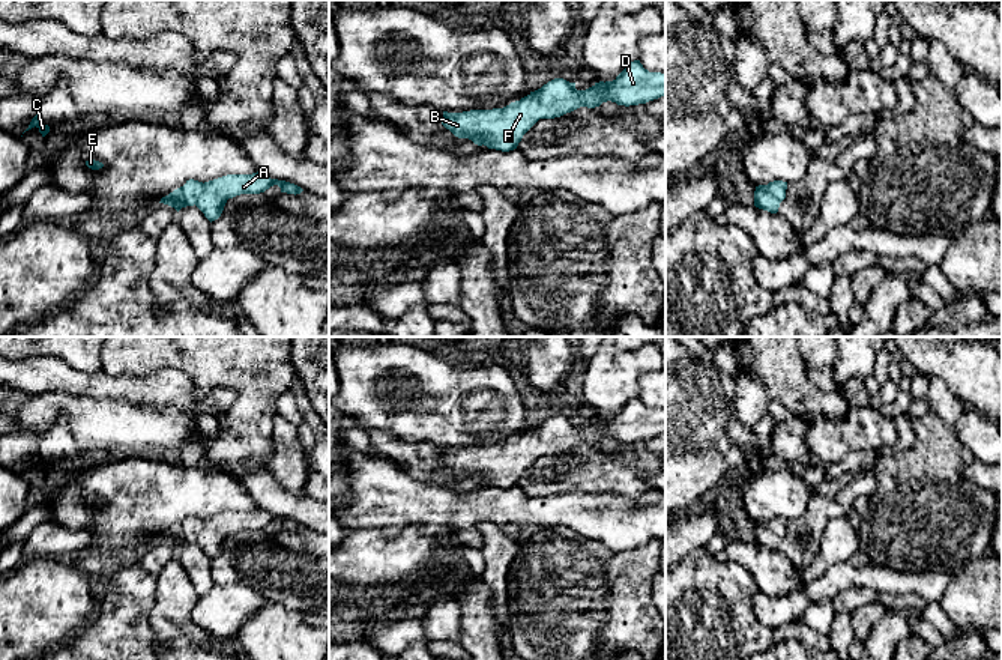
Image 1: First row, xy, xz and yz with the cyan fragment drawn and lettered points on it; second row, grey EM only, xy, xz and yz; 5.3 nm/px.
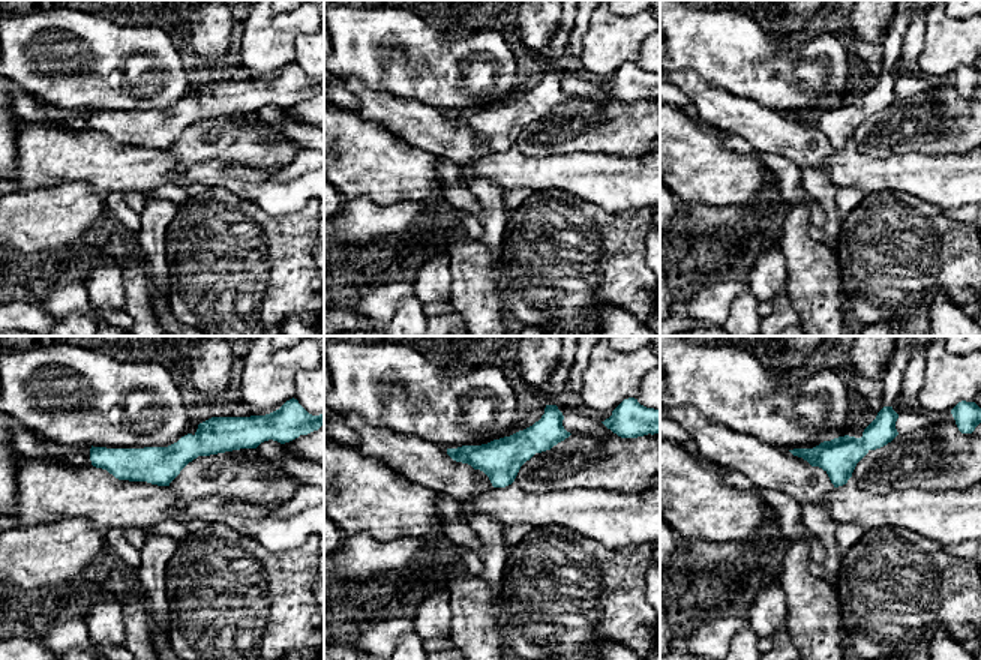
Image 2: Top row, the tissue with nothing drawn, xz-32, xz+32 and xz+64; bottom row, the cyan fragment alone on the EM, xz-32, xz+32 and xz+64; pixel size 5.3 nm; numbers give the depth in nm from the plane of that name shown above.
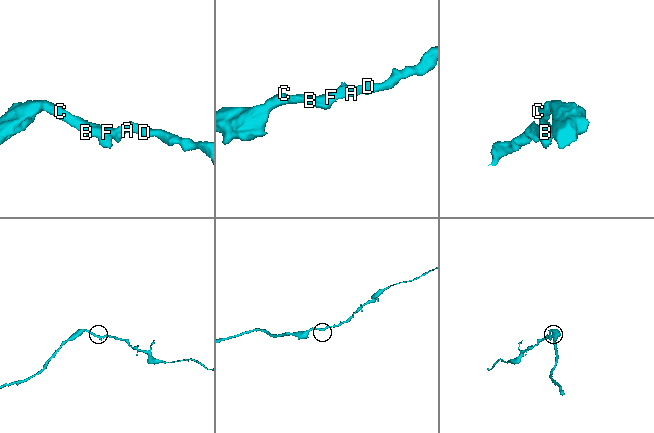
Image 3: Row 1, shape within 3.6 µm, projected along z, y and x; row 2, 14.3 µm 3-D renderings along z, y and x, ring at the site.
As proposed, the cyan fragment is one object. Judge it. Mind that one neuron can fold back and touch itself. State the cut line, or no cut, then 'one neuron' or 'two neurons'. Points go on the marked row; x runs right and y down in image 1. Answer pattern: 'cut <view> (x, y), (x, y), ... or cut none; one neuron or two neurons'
cut none; one neuron

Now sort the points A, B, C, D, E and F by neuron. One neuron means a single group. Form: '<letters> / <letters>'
A B C D E F

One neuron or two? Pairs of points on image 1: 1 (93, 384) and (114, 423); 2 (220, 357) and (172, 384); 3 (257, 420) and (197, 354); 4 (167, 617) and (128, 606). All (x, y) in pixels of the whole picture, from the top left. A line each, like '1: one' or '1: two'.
1: two
2: two
3: one
4: two

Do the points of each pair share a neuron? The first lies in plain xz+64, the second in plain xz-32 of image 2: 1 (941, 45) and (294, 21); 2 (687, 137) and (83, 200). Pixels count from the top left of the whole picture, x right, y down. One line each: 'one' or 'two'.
1: one
2: two

